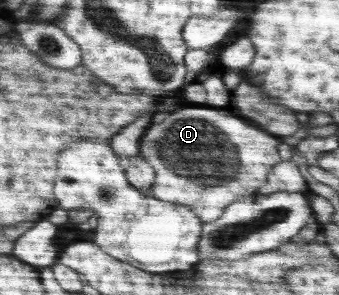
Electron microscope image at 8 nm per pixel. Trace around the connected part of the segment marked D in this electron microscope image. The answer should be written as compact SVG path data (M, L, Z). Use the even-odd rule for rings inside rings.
M200 104L178 108L160 124L152 123L138 147L139 154L156 170L151 195L164 202L190 206L207 223L216 220L236 199L256 194L272 167L281 161L277 151L281 141L224 110Z

